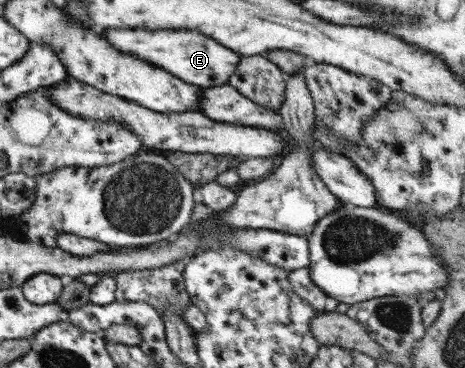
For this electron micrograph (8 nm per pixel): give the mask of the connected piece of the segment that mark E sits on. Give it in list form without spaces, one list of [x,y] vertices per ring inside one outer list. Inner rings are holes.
[[[91,26],[91,29],[104,35],[120,52],[137,56],[181,81],[200,88],[227,84],[228,77],[235,71],[240,60],[238,53],[193,30],[101,29],[99,26]]]

